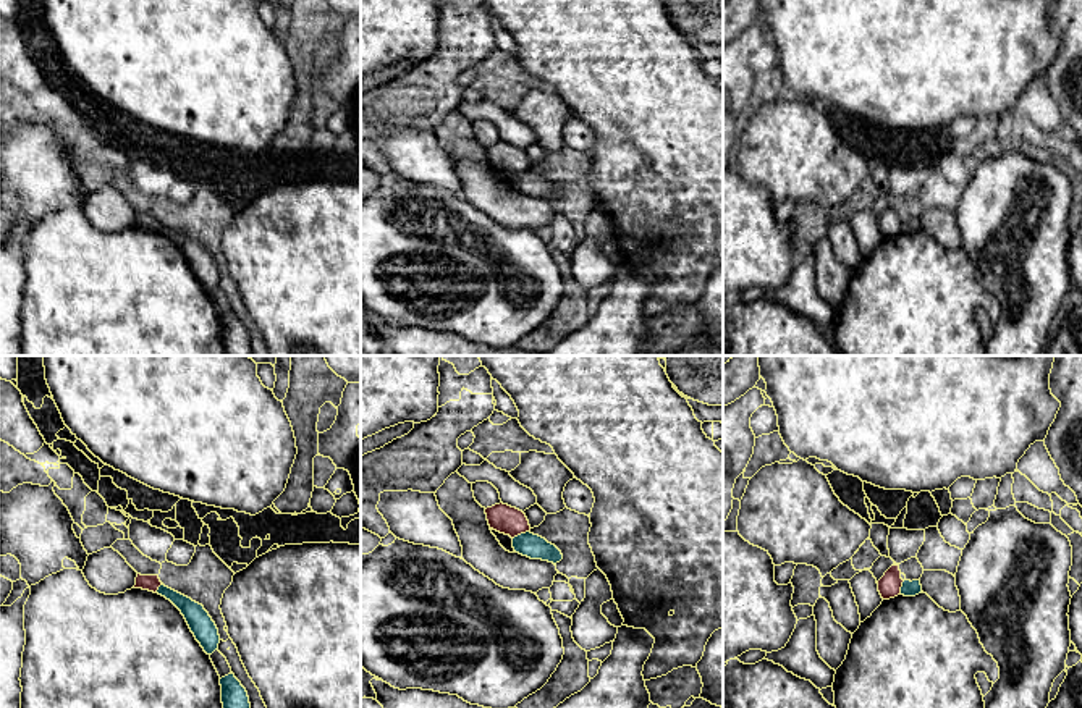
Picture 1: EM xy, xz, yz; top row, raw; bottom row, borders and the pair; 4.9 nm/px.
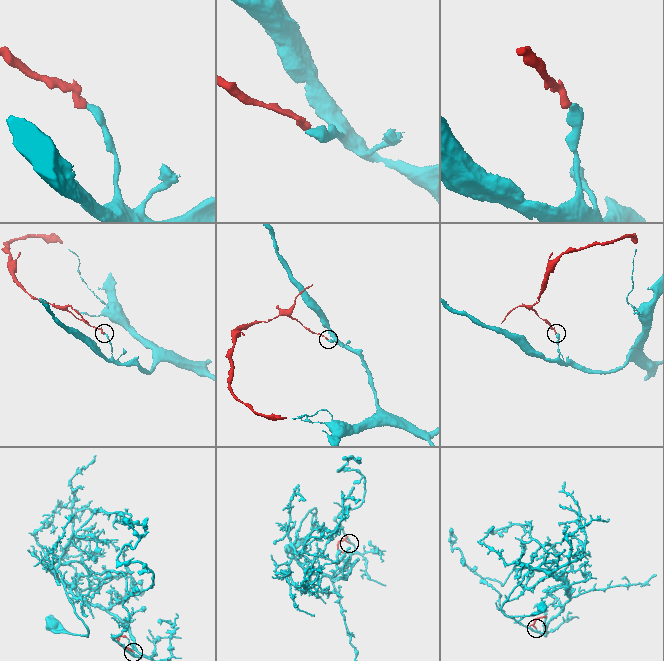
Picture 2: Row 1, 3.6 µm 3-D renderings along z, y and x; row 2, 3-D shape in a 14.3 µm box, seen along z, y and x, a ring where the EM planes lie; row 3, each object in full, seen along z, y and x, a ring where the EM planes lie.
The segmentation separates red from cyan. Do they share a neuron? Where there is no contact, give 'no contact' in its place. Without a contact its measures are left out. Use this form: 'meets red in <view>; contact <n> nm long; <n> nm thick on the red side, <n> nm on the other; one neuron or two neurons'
meets red in xz; contact 90 nm long; 140 nm thick on the red side, 120 nm on the other; two neurons

